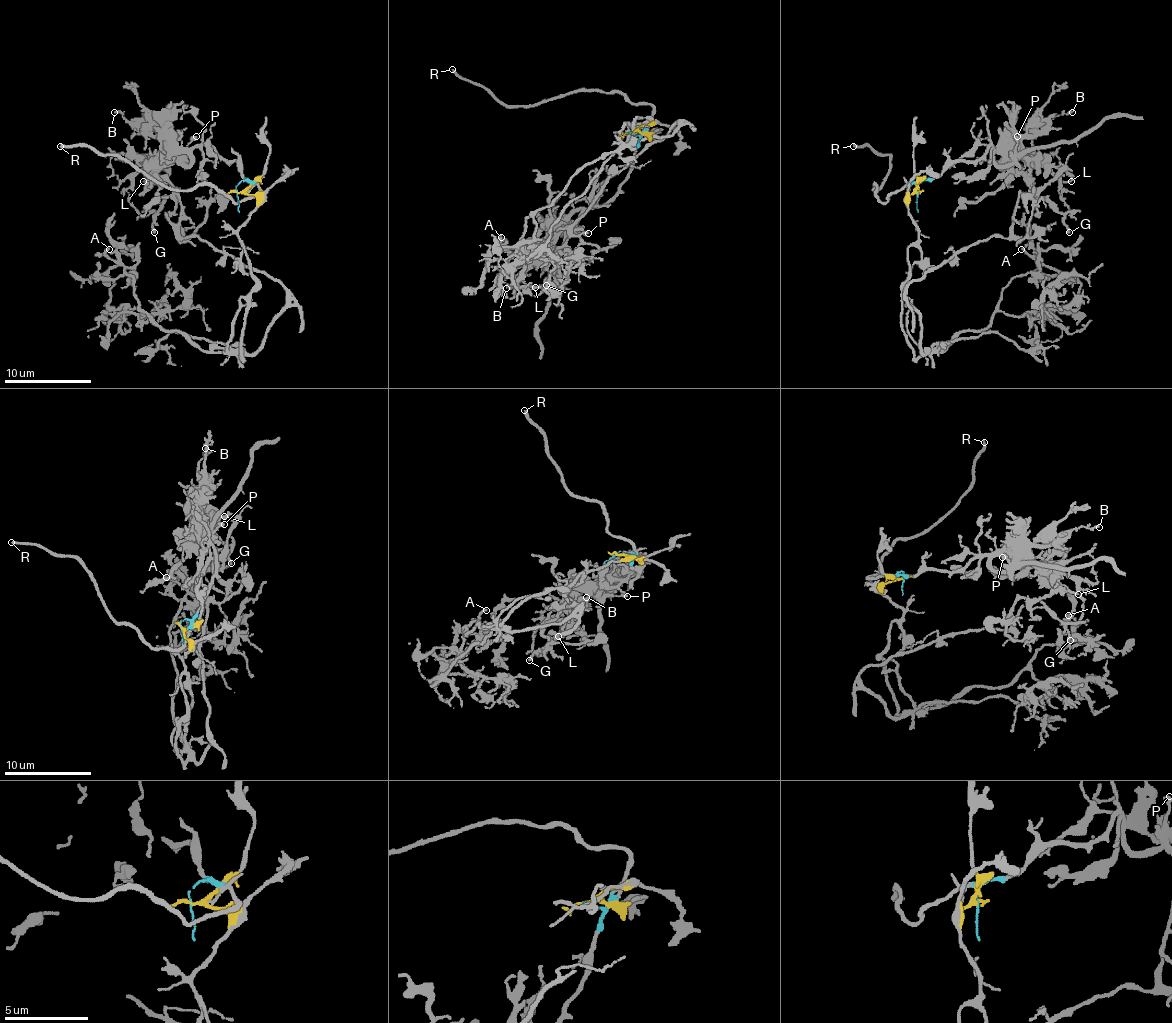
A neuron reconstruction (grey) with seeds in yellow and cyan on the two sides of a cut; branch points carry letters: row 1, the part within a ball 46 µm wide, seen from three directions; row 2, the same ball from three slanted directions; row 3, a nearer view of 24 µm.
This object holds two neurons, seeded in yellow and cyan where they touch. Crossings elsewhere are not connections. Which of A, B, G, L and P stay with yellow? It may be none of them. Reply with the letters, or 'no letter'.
A, G

